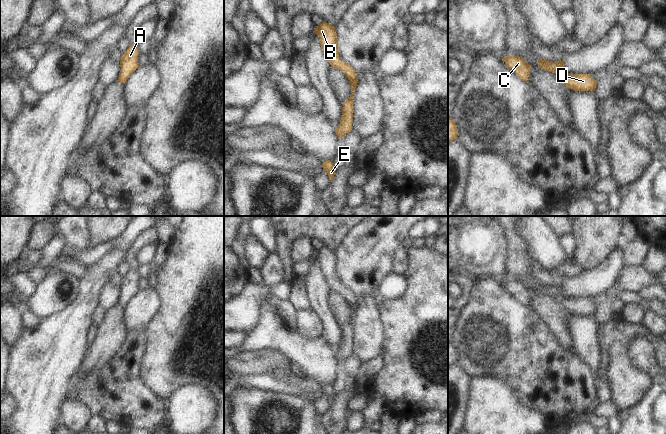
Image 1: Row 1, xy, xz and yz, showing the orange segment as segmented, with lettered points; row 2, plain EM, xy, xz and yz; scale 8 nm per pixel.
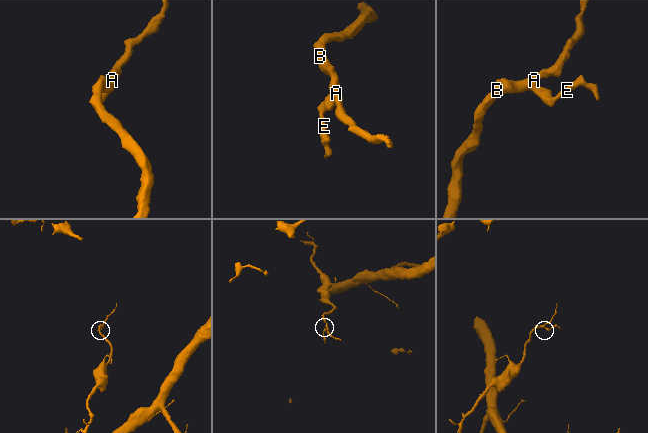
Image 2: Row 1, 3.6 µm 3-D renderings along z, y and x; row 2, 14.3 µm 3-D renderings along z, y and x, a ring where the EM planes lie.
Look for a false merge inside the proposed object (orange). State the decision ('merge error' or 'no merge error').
no merge error

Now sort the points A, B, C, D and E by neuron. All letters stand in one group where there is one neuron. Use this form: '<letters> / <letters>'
A B C D E

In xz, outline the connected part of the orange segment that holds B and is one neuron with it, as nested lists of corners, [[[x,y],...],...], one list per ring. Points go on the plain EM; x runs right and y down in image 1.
[[[324,245],[316,250],[315,258],[319,262],[319,267],[326,284],[332,291],[335,291],[338,294],[342,295],[346,299],[350,307],[351,319],[343,327],[340,348],[337,352],[335,352],[336,359],[339,363],[342,363],[346,358],[351,356],[353,352],[353,317],[359,305],[358,299],[352,290],[343,286],[339,281],[337,272],[337,257],[334,250]]]

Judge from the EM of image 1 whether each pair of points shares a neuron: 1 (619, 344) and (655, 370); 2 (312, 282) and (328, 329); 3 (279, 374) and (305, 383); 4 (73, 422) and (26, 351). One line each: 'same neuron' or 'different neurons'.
1: different neurons
2: same neuron
3: same neuron
4: different neurons

